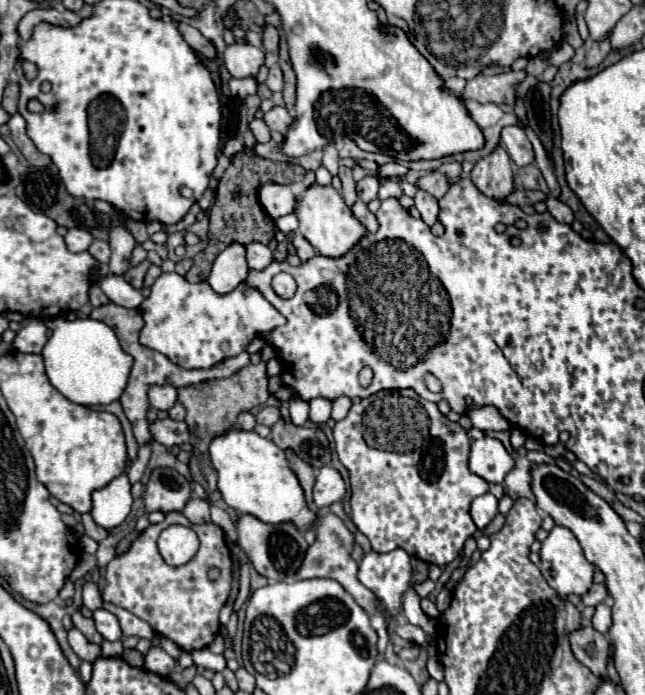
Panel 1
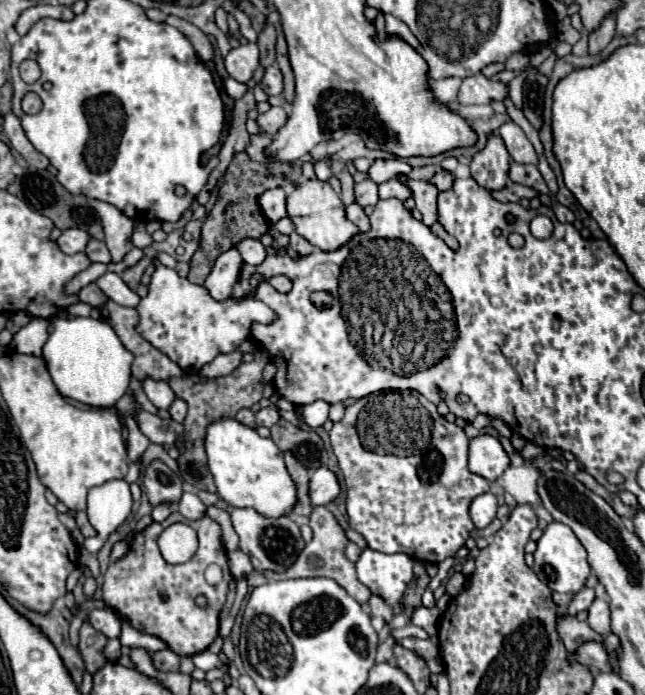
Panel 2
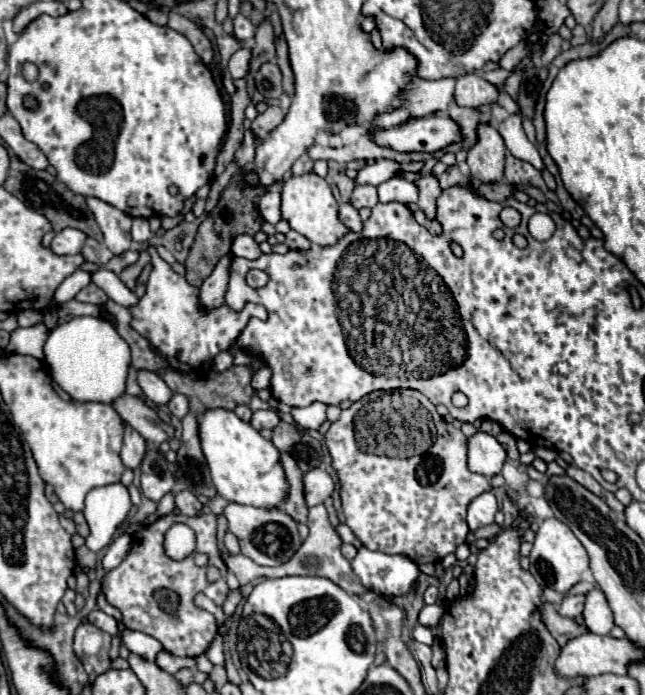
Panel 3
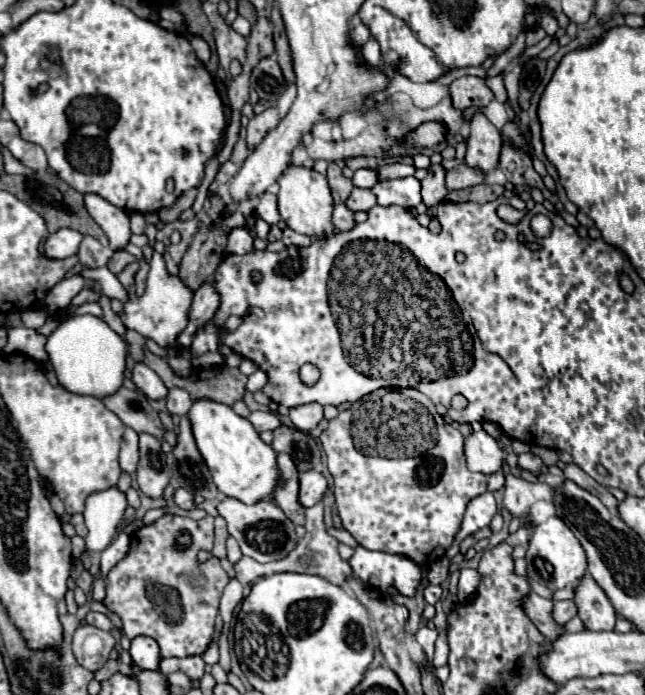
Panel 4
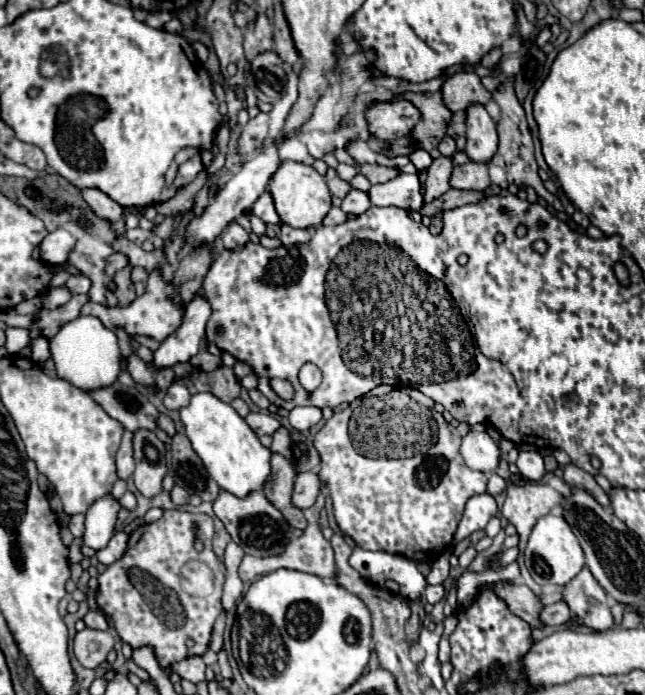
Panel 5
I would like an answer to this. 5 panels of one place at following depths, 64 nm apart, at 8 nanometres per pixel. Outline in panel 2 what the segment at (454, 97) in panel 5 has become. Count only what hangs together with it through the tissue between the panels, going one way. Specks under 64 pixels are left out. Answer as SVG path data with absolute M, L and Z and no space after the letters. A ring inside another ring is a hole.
M474 74L464 78L458 90L458 102L462 106L490 104L492 100L504 100L506 96L508 96L508 86L502 82L494 82L484 74Z

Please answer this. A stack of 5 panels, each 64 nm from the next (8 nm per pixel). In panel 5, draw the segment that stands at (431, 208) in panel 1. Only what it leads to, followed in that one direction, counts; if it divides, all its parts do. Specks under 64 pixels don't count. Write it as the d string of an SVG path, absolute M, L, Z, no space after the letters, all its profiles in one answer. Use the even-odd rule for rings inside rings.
M442 156L432 162L432 166L428 168L428 178L424 182L424 202L430 202L450 190L452 168L452 156Z

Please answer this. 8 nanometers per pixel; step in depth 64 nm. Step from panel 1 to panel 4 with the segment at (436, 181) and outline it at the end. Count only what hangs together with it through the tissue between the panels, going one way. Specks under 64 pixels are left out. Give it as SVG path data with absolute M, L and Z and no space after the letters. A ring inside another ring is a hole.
M458 164L456 168L448 170L446 174L446 186L448 190L462 190L462 188L472 188L478 186L486 180L486 174L480 172L478 168L470 168L468 164Z

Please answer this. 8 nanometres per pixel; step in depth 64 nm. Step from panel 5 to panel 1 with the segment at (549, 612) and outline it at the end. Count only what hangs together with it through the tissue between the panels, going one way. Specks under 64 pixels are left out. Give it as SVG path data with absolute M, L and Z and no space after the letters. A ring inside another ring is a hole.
M594 584L584 596L582 596L582 606L596 606L598 602L602 602L606 598L608 590L604 584Z

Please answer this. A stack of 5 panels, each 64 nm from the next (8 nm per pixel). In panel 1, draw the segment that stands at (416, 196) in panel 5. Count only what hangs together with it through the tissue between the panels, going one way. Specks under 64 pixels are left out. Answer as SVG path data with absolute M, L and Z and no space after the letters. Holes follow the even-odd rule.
M386 180L386 182L382 182L380 184L380 192L378 192L378 198L380 200L386 200L386 198L400 198L402 196L402 188L400 188L400 184L398 182L394 182L394 180Z

